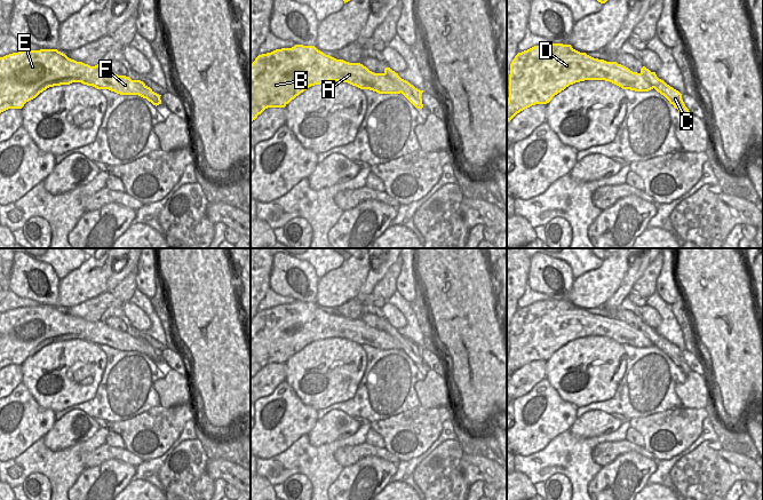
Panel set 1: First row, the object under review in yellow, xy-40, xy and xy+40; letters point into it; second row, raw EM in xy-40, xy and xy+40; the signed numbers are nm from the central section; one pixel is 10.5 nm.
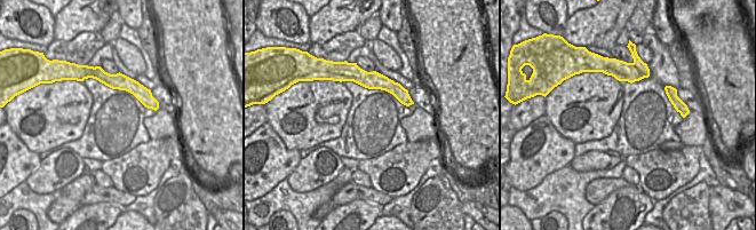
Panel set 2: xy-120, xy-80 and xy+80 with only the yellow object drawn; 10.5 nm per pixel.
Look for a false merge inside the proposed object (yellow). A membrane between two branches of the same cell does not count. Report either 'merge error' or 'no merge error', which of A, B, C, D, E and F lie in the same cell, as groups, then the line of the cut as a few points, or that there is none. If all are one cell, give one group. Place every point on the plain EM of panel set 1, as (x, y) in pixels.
merge error | A B D E F / C | xy (382, 330), (388, 332), (398, 342), (400, 348)

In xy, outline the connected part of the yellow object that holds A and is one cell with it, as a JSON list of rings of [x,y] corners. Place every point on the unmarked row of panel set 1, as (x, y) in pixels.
[[[295,301],[259,311],[251,320],[251,379],[268,364],[285,364],[309,343],[328,338],[348,339],[379,350],[400,350],[399,342],[383,330],[374,330],[360,319],[336,316],[315,302]]]

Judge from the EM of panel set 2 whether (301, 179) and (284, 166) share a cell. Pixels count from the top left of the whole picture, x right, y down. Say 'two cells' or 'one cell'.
two cells

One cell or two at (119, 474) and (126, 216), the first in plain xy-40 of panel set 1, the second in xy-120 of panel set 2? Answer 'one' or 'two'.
two

